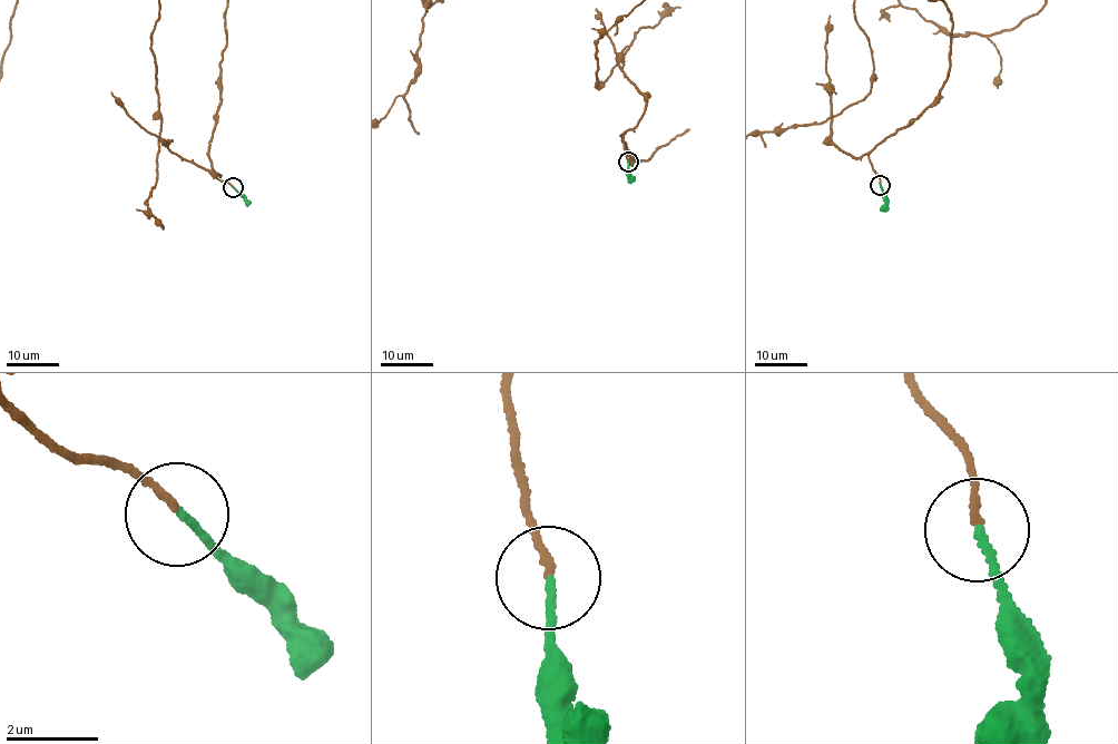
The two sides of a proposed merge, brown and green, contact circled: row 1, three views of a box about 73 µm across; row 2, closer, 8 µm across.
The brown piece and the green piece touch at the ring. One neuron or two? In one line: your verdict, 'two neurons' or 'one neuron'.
one neuron

